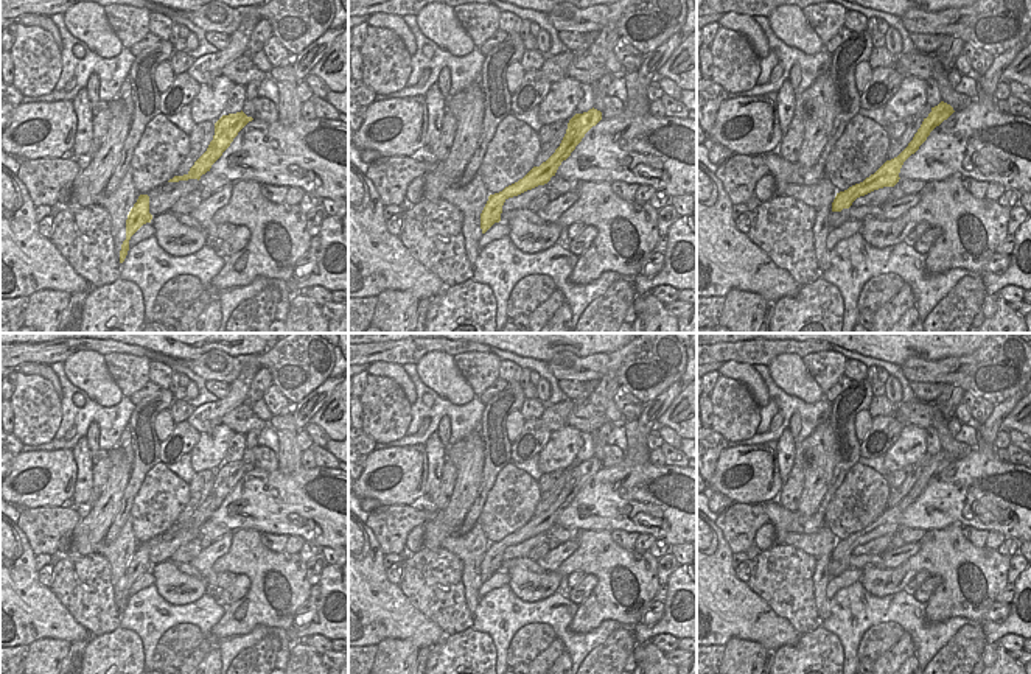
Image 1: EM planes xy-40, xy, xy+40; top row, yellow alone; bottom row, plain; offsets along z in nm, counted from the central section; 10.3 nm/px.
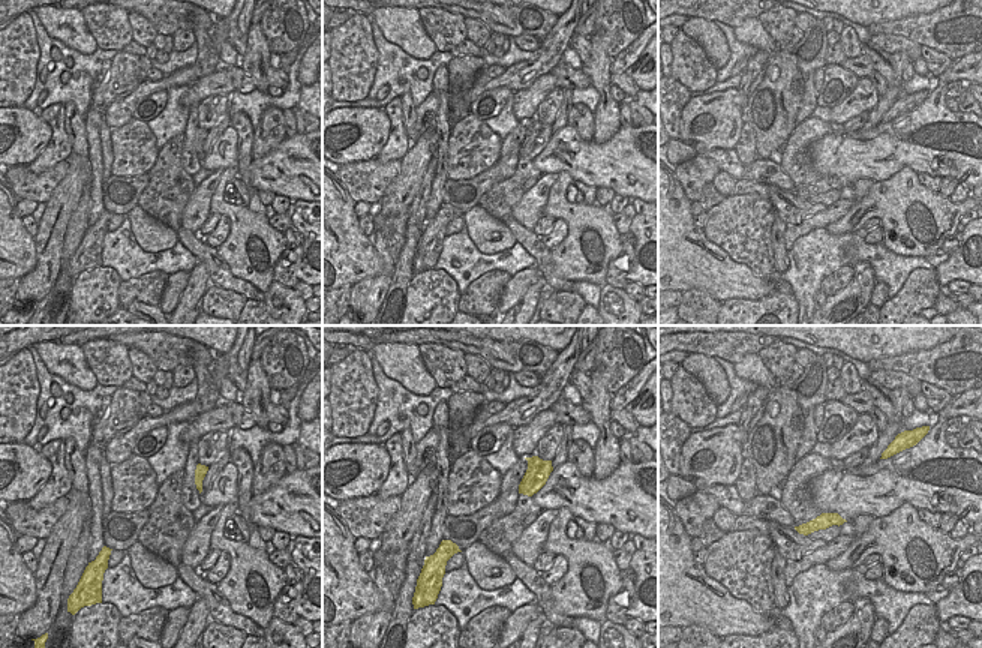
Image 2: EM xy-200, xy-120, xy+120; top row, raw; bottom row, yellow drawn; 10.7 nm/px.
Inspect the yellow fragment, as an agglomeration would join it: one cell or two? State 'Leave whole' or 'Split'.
Split.

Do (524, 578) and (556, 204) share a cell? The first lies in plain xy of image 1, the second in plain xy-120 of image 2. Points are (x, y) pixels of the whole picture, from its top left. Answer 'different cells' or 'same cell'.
same cell

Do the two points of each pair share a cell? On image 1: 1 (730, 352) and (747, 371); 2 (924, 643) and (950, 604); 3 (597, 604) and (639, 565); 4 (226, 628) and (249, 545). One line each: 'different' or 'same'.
1: different
2: different
3: same
4: same

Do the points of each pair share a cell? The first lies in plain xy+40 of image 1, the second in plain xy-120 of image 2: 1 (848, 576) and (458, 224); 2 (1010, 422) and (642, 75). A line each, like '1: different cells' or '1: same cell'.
1: same cell
2: same cell

